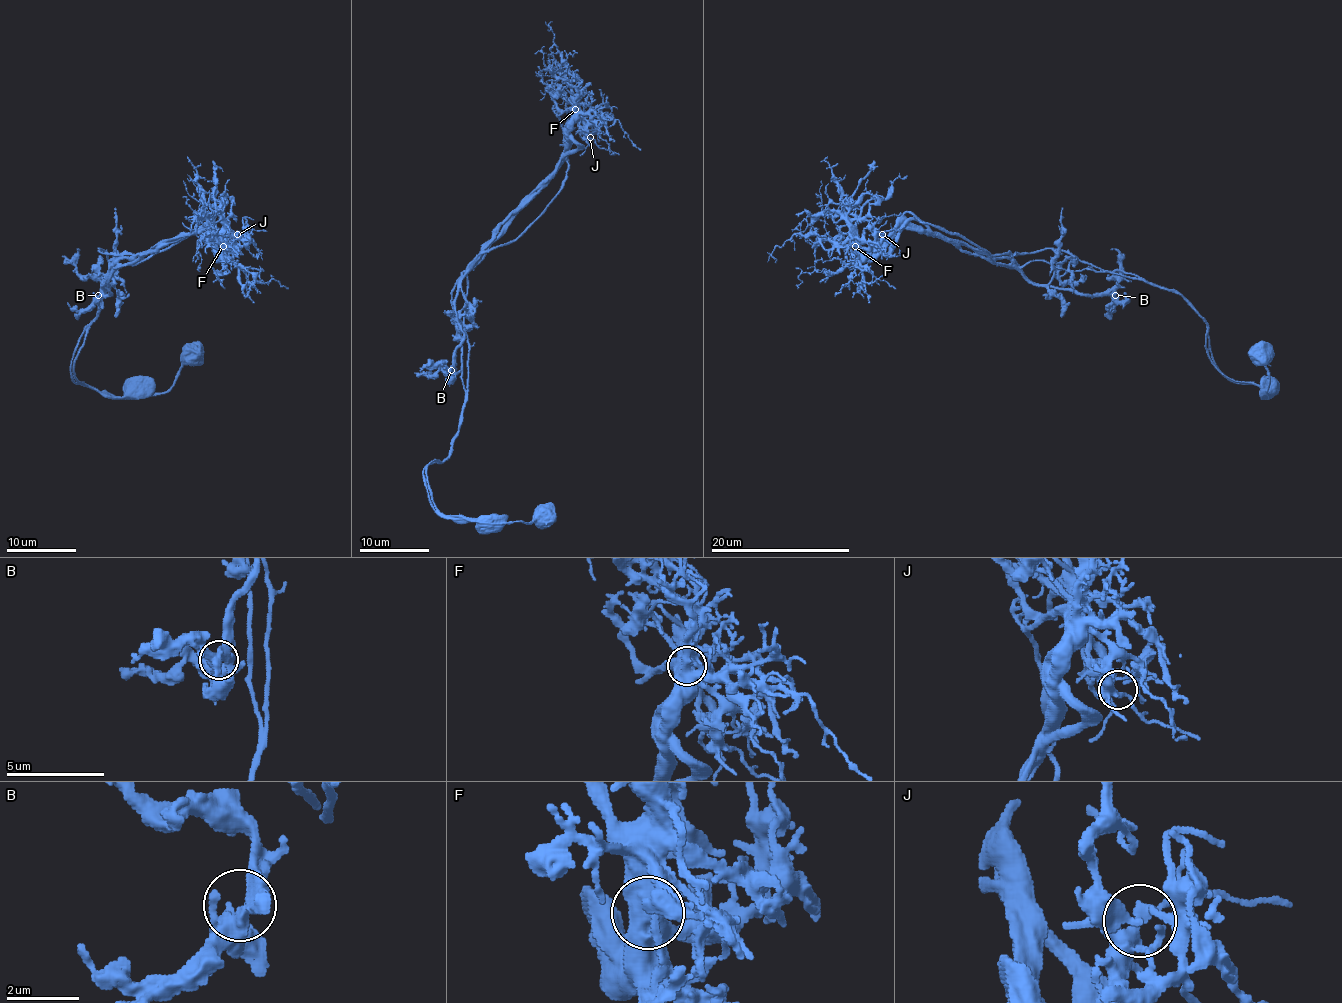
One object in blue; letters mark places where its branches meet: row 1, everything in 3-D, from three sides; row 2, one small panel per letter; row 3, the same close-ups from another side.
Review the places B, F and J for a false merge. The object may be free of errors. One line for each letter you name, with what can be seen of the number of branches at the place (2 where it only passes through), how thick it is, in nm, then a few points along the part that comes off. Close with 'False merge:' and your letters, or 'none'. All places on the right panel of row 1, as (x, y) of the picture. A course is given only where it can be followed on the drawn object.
F: 4 branches meet; 600 nm thick; foreign part runs (854, 246), (872, 257), (915, 224), (1023, 267), (1139, 278), (1207, 324), (1226, 377), (1265, 396), (1261, 378)
False merge: F

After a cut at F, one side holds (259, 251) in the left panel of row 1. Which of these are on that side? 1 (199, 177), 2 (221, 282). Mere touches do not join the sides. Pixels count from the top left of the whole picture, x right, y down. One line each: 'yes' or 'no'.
1: no
2: no

